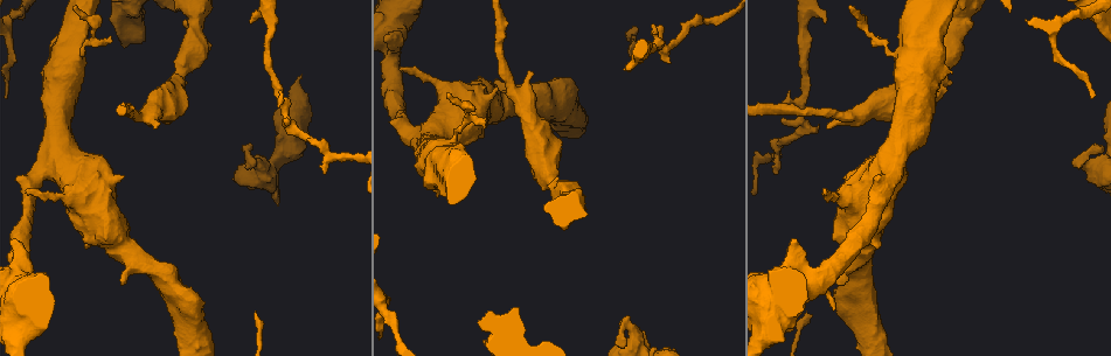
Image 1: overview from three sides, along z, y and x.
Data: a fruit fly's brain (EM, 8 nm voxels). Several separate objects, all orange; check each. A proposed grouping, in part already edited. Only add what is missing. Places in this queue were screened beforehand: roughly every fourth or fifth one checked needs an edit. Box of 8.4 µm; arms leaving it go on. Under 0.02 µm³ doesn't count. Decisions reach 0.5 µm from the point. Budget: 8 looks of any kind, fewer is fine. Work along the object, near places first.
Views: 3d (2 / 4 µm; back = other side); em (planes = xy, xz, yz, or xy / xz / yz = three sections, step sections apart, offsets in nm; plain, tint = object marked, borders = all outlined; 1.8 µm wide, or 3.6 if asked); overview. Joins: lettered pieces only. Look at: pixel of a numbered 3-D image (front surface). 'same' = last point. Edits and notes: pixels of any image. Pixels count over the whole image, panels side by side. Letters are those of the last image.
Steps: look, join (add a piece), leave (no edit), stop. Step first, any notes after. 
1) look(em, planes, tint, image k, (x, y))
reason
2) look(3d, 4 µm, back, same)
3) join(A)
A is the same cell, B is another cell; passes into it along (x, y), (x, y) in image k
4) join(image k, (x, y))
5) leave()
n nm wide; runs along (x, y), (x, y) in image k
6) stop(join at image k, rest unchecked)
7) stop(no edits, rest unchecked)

look(3d, 4 µm, image 1, (251, 21))
an open end

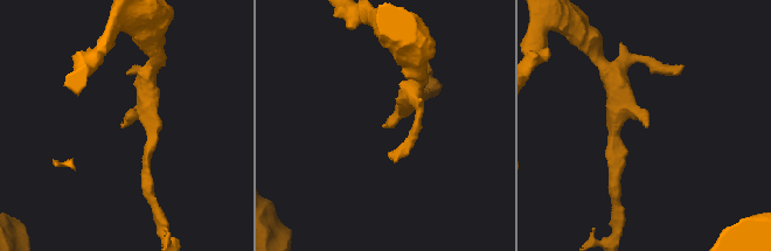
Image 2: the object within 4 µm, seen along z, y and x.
look(em, planes, borders, image 2, (385, 126))

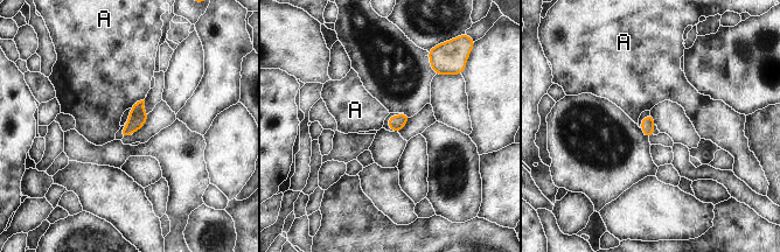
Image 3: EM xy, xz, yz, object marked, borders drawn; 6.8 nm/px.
leave()
A is another cell; border along (144, 98), (130, 107) in image 3; no lettered piece goes on from it

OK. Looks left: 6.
look(3d, 2 µm, image 1, (154, 127))
branch stops here

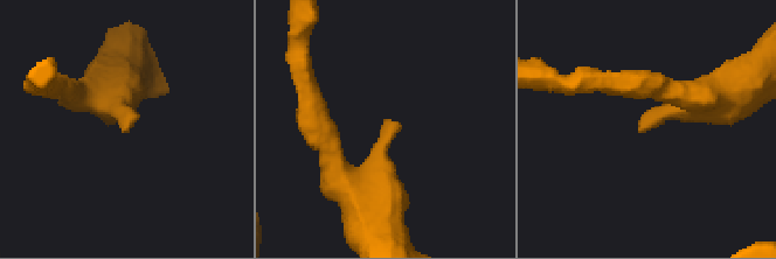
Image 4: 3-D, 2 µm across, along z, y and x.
look(em, planes, borders, image 4, (128, 129))
now the EM

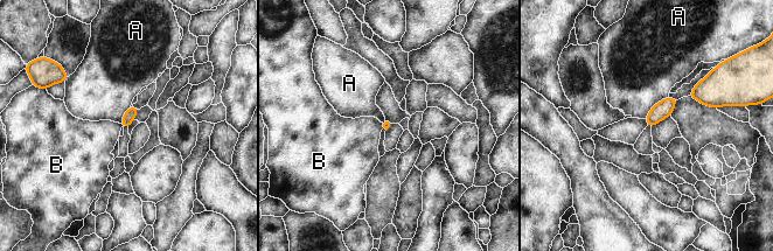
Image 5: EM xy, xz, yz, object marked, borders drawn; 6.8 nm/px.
leave()
A and B are other cells; border along (668, 96), (660, 99), (645, 118) in image 5; none of them fits

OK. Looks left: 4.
look(em, planes, plain, image 1, (29, 189))
thin end

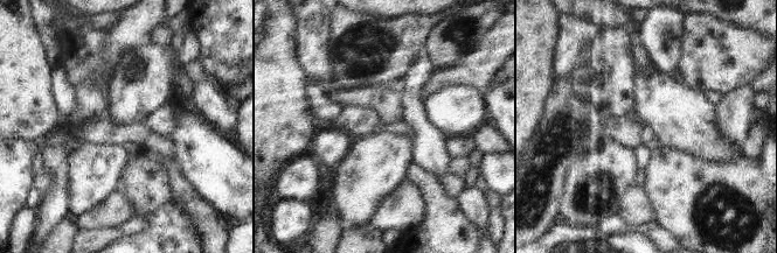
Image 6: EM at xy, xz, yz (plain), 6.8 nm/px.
look(em, planes, tint, same)
with the object marked

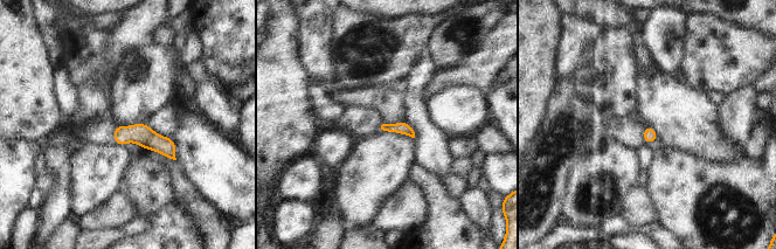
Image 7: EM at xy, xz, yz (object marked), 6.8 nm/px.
look(em, planes, borders, same)
what lies round it

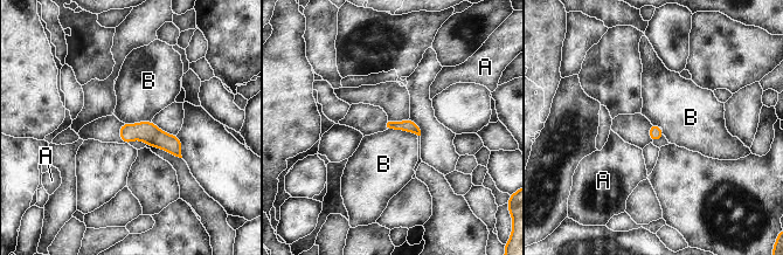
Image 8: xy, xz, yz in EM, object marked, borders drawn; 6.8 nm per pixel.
leave()
A and B are other cells; border along (387, 129), (402, 129), (417, 136) in image 8; no lettered piece goes on from it

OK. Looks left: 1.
stop(no edits, rest unchecked)

